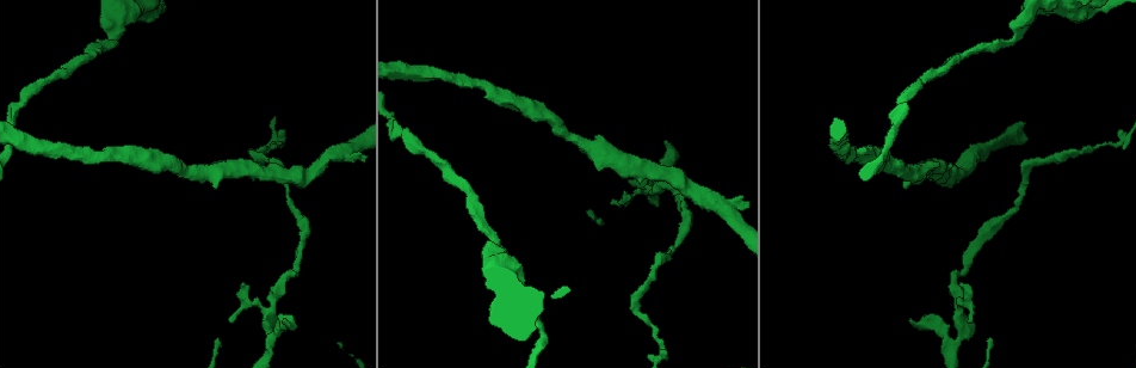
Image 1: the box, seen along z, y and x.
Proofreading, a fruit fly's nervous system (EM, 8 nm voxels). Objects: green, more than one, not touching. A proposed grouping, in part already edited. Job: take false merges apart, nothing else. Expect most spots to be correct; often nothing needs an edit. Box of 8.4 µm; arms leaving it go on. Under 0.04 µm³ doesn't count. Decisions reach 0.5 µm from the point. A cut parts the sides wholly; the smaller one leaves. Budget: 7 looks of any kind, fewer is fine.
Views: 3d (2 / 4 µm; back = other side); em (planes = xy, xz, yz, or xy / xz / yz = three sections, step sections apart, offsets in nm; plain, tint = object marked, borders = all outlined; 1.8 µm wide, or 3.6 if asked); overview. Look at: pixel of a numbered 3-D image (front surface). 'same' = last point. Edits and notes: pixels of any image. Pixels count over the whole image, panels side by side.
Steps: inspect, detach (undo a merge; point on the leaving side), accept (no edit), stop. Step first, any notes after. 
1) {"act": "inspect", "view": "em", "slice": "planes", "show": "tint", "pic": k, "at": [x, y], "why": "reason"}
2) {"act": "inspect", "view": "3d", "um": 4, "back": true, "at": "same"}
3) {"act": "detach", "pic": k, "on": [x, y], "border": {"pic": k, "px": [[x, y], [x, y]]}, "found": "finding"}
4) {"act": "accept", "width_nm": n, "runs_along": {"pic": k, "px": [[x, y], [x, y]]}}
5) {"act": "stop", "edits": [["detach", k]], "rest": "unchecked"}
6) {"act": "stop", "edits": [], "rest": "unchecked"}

{"act": "inspect", "view": "3d", "um": 4, "pic": 1, "at": [951, 344], "why": "abrupt turn"}

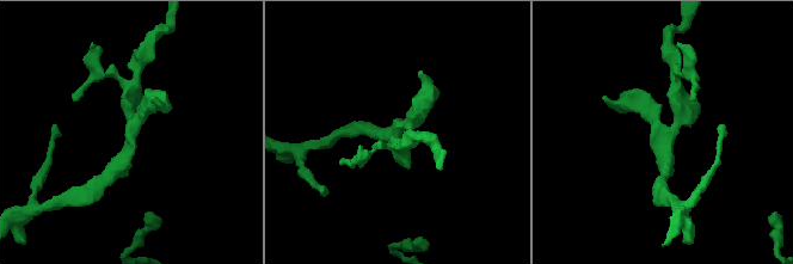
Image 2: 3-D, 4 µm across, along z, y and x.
{"act": "inspect", "view": "em", "slice": "xy", "step": 4, "show": "tint", "pic": 2, "at": [663, 132], "why": "now the EM"}

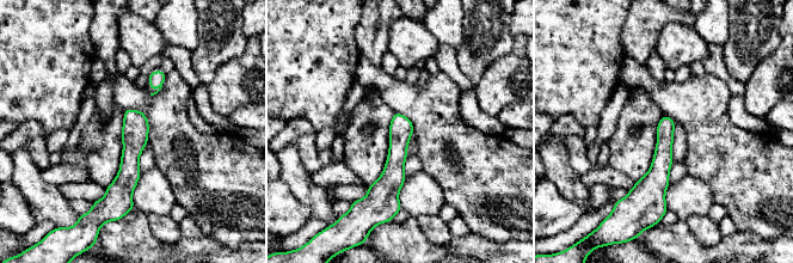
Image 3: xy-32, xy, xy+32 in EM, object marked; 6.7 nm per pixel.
{"act": "inspect", "view": "em", "slice": "planes", "show": "borders", "at": "same"}

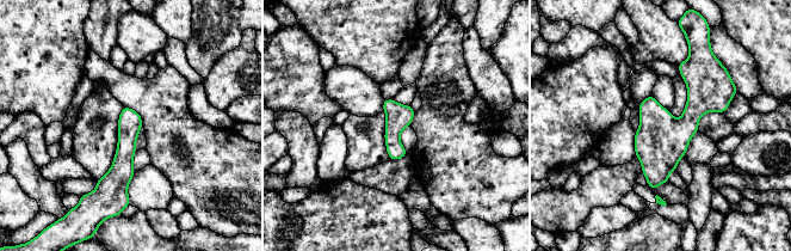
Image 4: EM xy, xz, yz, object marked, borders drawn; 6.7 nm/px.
{"act": "accept", "width_nm": 160, "found": "all the same neuron"}

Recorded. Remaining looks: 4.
{"act": "inspect", "view": "em", "slice": "planes", "show": "tint", "pic": 1, "at": [962, 161], "why": "thin neck"}

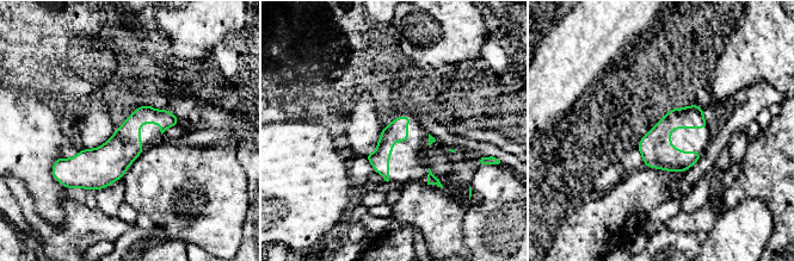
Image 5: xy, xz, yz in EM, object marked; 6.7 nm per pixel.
{"act": "accept", "runs_along": {"pic": 5, "px": [[174, 119], [142, 118], [66, 171]]}, "found": "all the same neuron"}

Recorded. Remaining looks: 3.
{"act": "inspect", "view": "em", "slice": "planes", "show": "borders", "pic": 1, "at": [117, 20], "why": "calibre changes"}

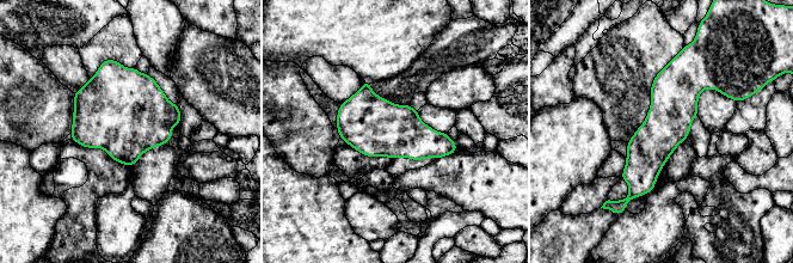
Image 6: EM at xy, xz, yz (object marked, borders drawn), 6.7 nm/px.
{"act": "accept", "width_nm": 300, "runs_along": {"pic": 6, "px": [[676, 61], [674, 108], [632, 195]]}, "found": "continuous, no second neuron"}

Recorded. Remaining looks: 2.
{"act": "stop", "edits": [], "rest": "unchecked"}

